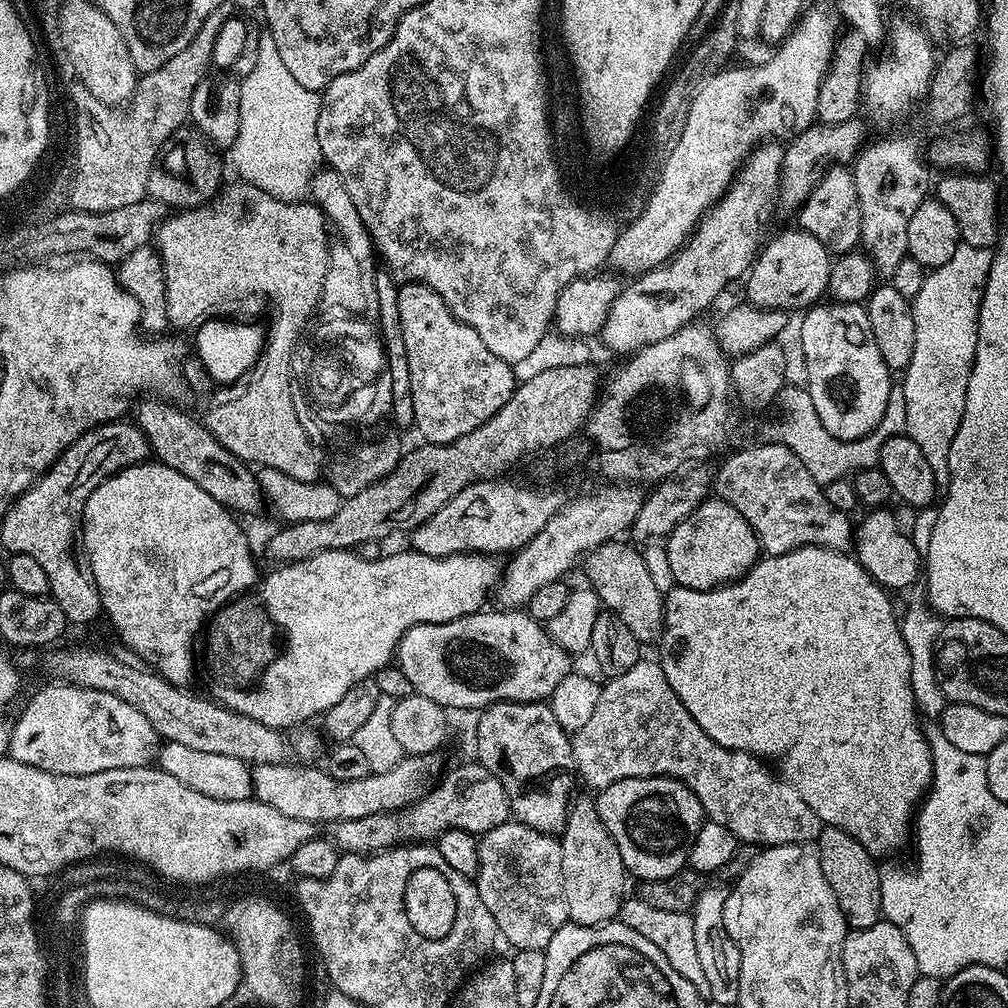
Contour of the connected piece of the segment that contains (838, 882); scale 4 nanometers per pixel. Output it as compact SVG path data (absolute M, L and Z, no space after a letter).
M827 826L821 827L818 851L822 862L822 874L826 882L830 882L830 890L834 890L834 898L838 898L838 906L849 929L874 926L882 918L882 890L880 889L882 868L881 865L876 865L879 864L877 857L870 855L866 846L858 842L858 838L850 838L846 830Z

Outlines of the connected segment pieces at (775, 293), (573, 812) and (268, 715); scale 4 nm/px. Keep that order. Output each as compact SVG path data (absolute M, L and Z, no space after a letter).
M803 230L795 231L778 233L769 244L767 241L761 247L756 259L752 261L751 269L746 276L746 300L755 308L807 310L827 293L833 253L829 252L826 246L822 246L822 242L814 238L814 234Z
M577 795L573 799L559 841L562 846L562 894L566 898L569 921L584 928L615 921L626 899L626 869L614 838L610 838L610 830L606 830L602 818L598 818L596 801L591 795Z
M343 548L342 550L326 550L314 554L305 560L296 560L292 564L280 564L277 572L272 572L259 585L260 593L258 599L268 612L268 617L276 623L277 629L282 633L282 651L277 655L276 660L260 676L255 684L243 689L233 688L225 691L222 703L226 708L232 708L238 714L246 714L246 718L254 718L257 722L262 722L262 726L267 728L278 728L281 730L295 729L297 726L307 725L312 719L323 717L324 713L334 706L345 696L346 690L358 682L369 679L379 668L384 668L388 663L393 663L396 650L400 646L400 640L410 630L419 624L445 624L451 620L457 620L463 616L469 616L481 611L484 604L493 595L494 589L502 575L502 564L499 564L497 557L492 554L481 554L478 552L463 552L457 556L431 556L421 552L405 550L405 552L392 552L381 554L376 560L362 558L359 551Z

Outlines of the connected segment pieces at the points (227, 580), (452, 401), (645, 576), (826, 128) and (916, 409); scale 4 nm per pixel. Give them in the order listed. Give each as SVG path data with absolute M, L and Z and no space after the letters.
M159 462L123 468L109 480L103 480L94 494L86 498L82 539L90 570L94 570L103 615L112 619L121 642L171 684L189 683L192 647L195 644L197 647L198 637L212 613L237 594L247 593L248 587L257 583L252 548L235 519L239 520L229 509L210 498L206 490L190 482L186 474L178 474L178 470Z
M404 282L398 287L398 310L400 311L400 321L402 322L402 342L406 342L406 358L410 366L410 390L412 391L412 401L414 402L414 418L416 419L415 431L420 431L424 435L423 439L430 444L449 444L458 438L462 438L462 434L470 434L470 430L478 430L490 418L494 418L494 414L498 414L498 410L502 410L502 406L506 406L506 402L510 402L512 391L516 389L518 376L515 376L513 365L502 362L494 354L490 354L490 350L486 350L486 342L482 342L482 338L478 338L478 334L474 334L474 330L470 326L466 326L460 319L454 315L446 306L446 302L442 302L440 295L430 286L418 284L415 282Z
M609 542L598 546L593 552L583 557L582 568L588 575L587 583L600 599L601 605L612 612L626 626L630 626L630 634L638 638L641 645L655 645L664 630L664 597L660 592L648 564L631 548L633 545L620 544L624 542Z
M857 118L837 124L816 122L811 128L791 137L787 141L782 158L778 204L784 208L799 210L829 168L851 165L869 139L868 128L862 120Z
M963 242L957 244L954 254L950 254L947 262L942 262L942 266L931 269L925 275L922 290L918 290L916 299L911 301L916 341L914 358L910 358L910 366L902 373L906 404L906 435L921 448L930 470L934 470L936 487L940 490L947 489L948 486L950 442L954 442L954 434L958 434L962 414L966 410L966 386L978 346L978 314L993 255L992 248L979 248Z

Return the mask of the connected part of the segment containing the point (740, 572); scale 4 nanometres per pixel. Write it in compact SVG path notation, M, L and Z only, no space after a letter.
M719 498L704 500L698 510L682 518L682 522L678 522L666 537L667 544L669 574L679 587L699 592L708 592L739 580L758 559L758 541L750 522L746 522L730 502Z

